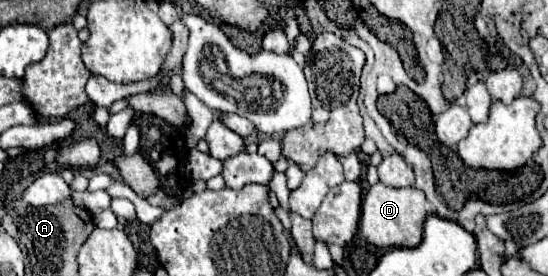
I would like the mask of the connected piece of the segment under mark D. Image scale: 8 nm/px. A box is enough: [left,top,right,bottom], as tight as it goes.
[361,183,429,247]

